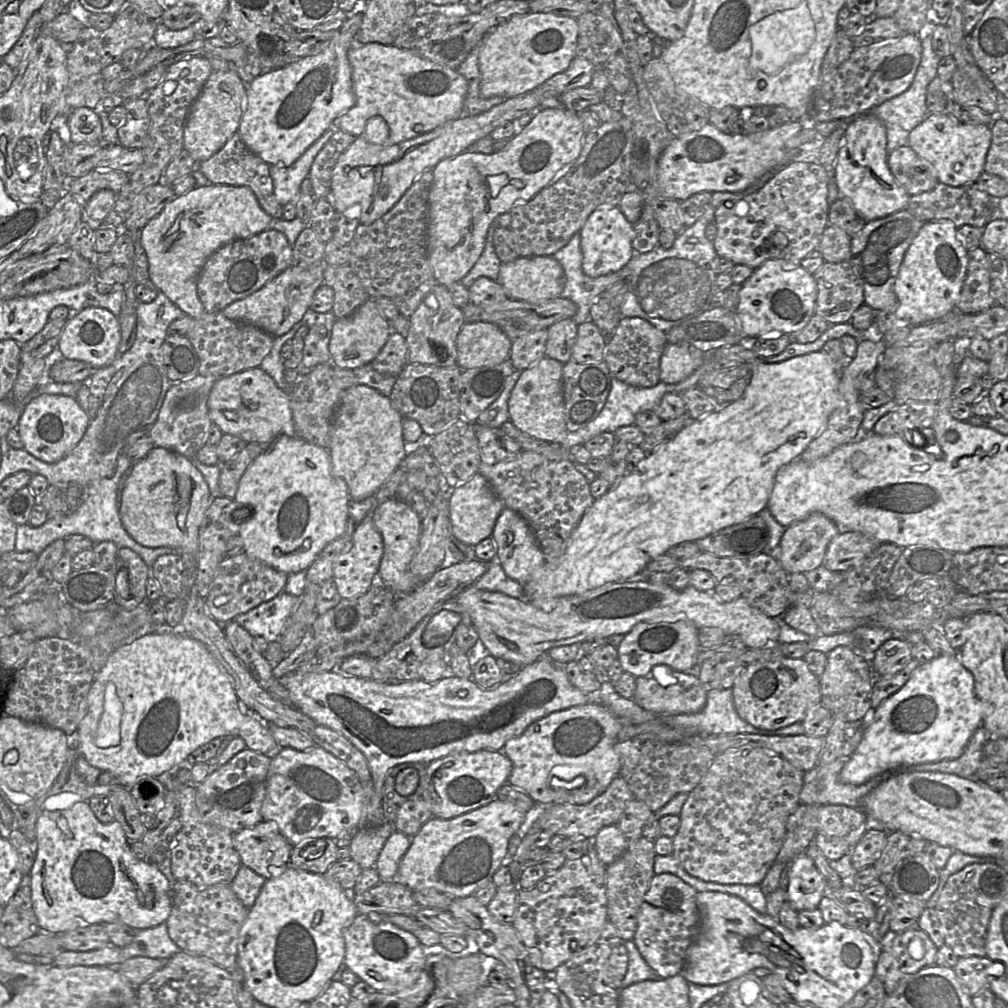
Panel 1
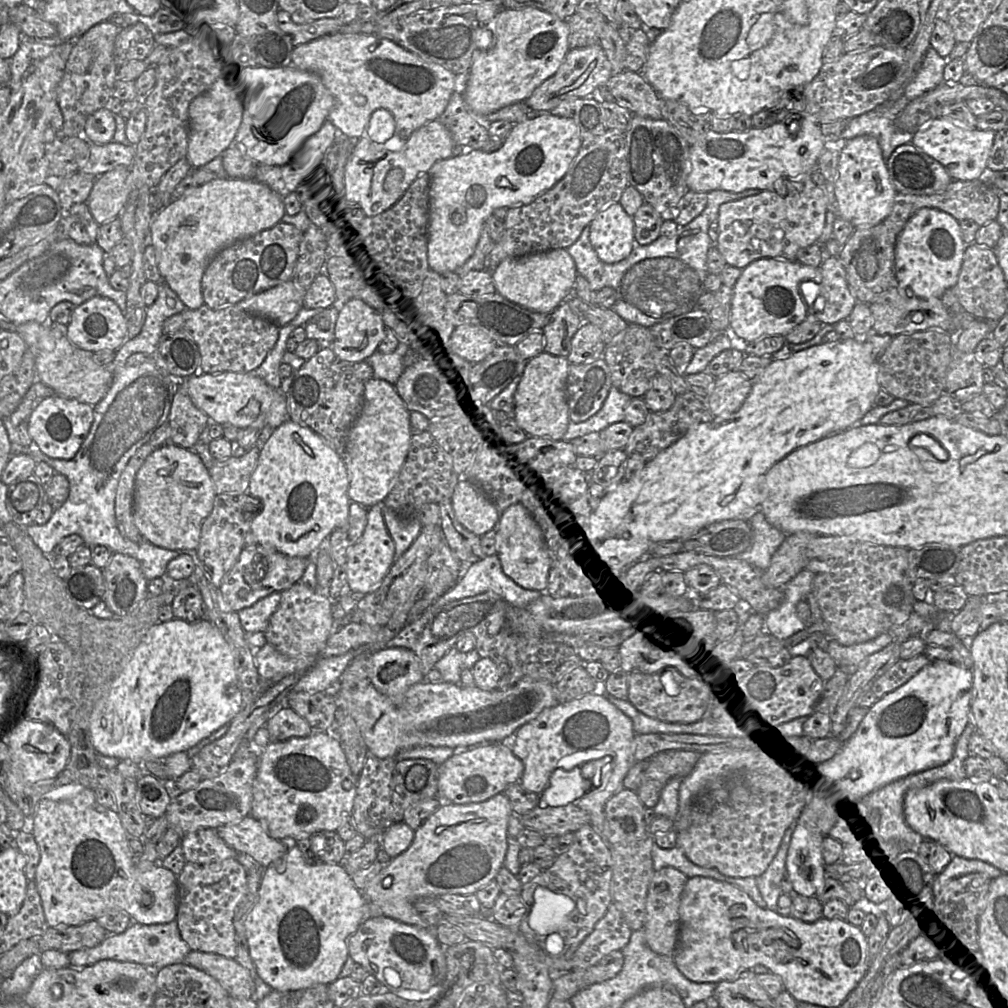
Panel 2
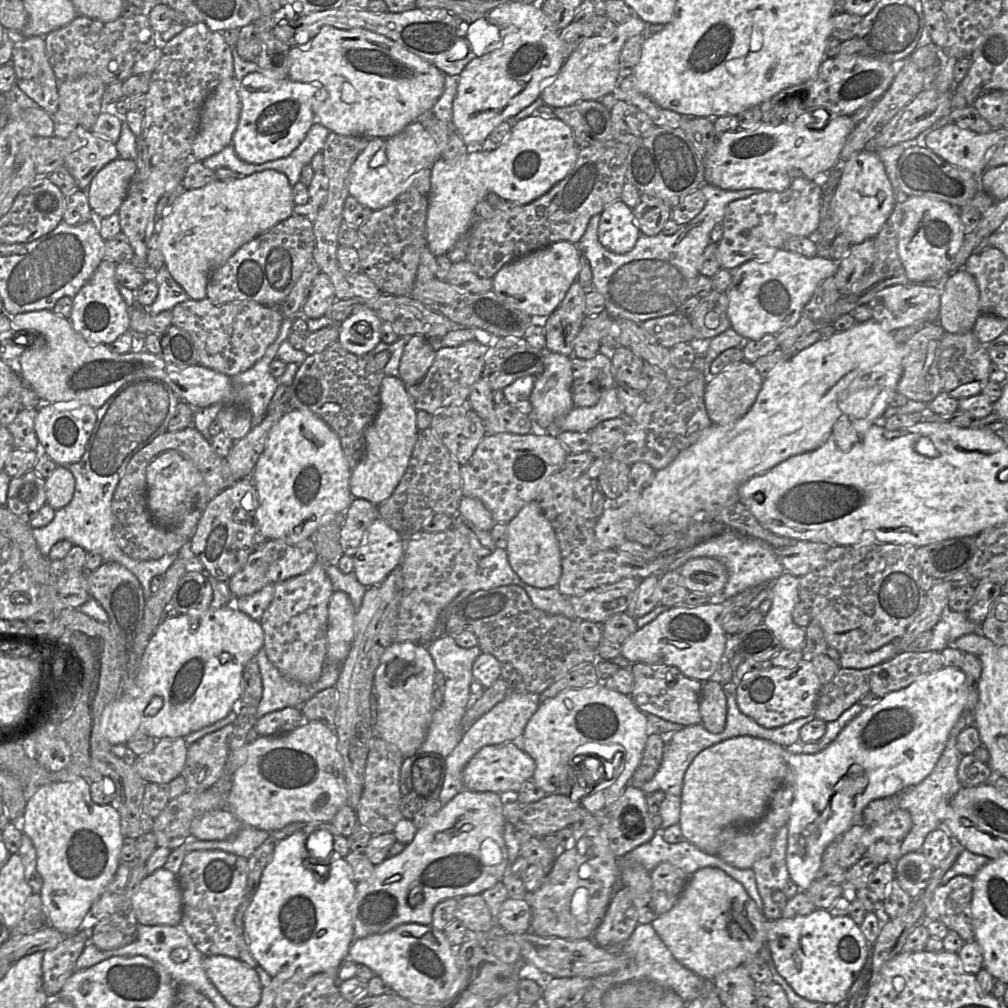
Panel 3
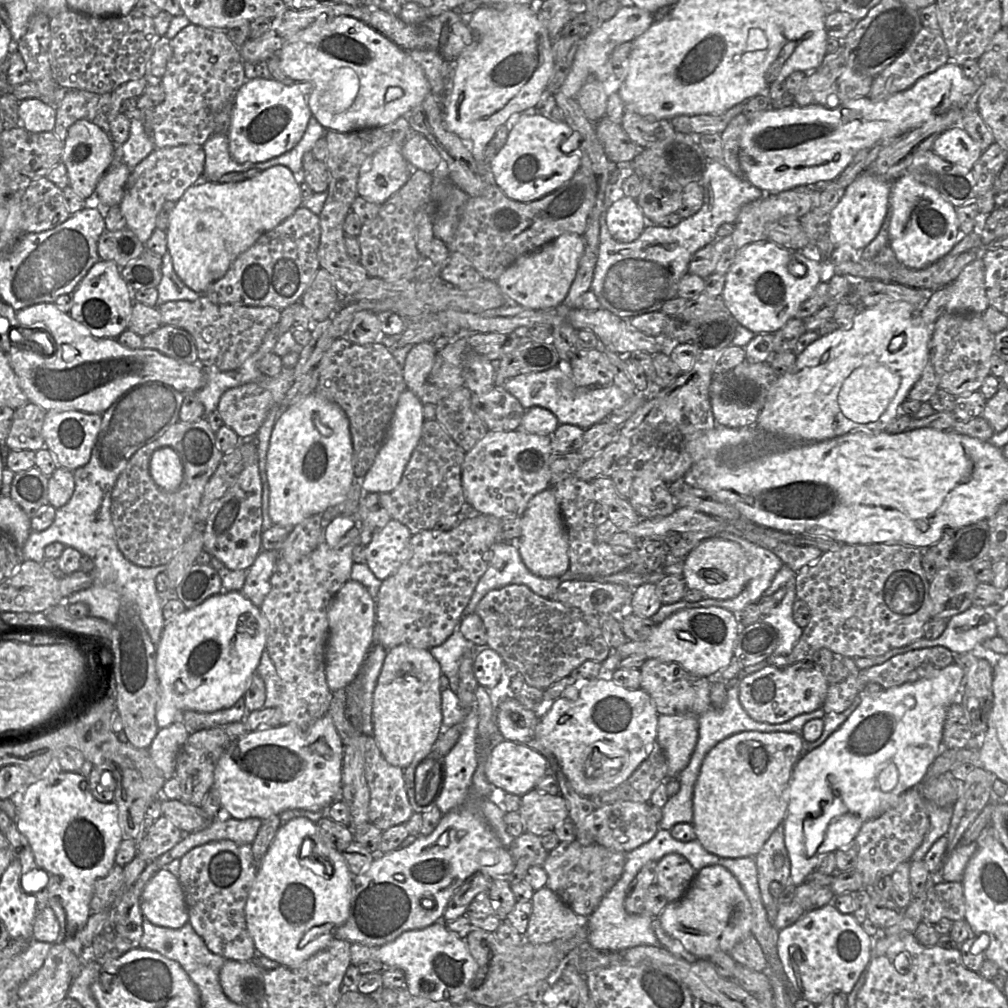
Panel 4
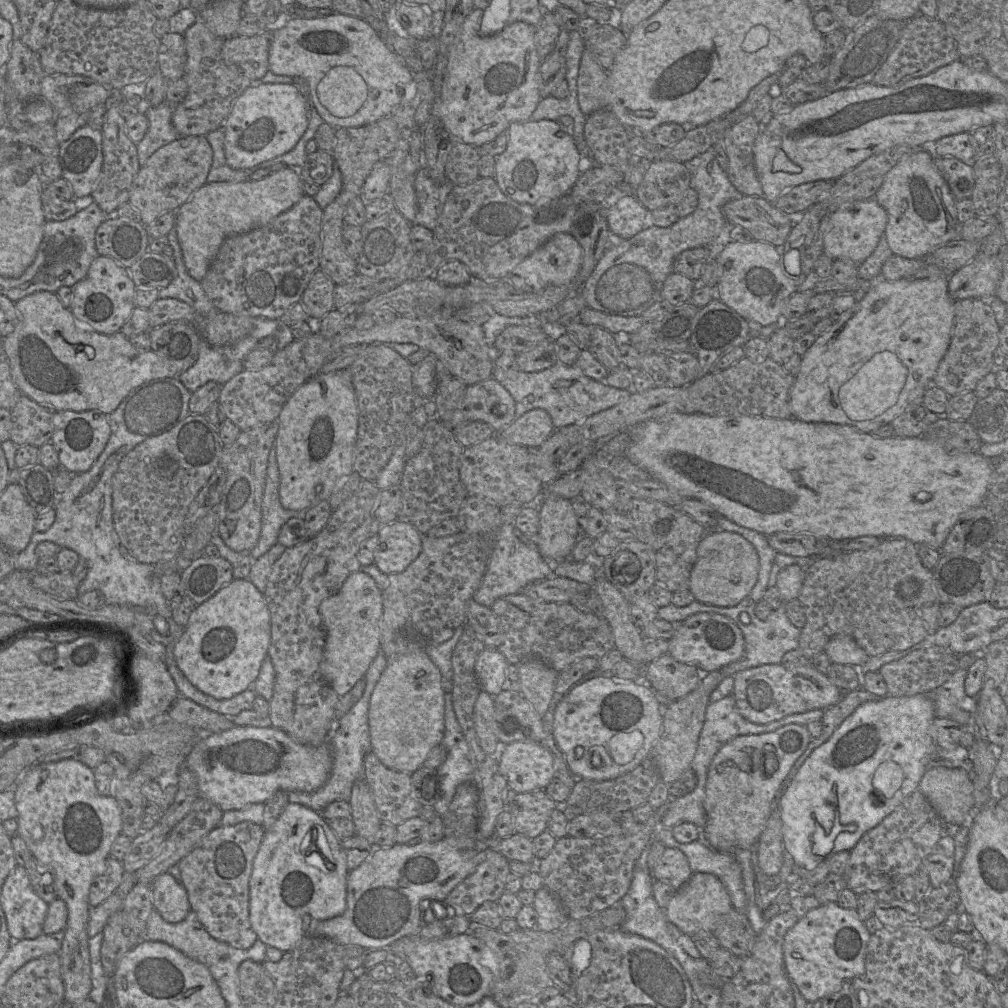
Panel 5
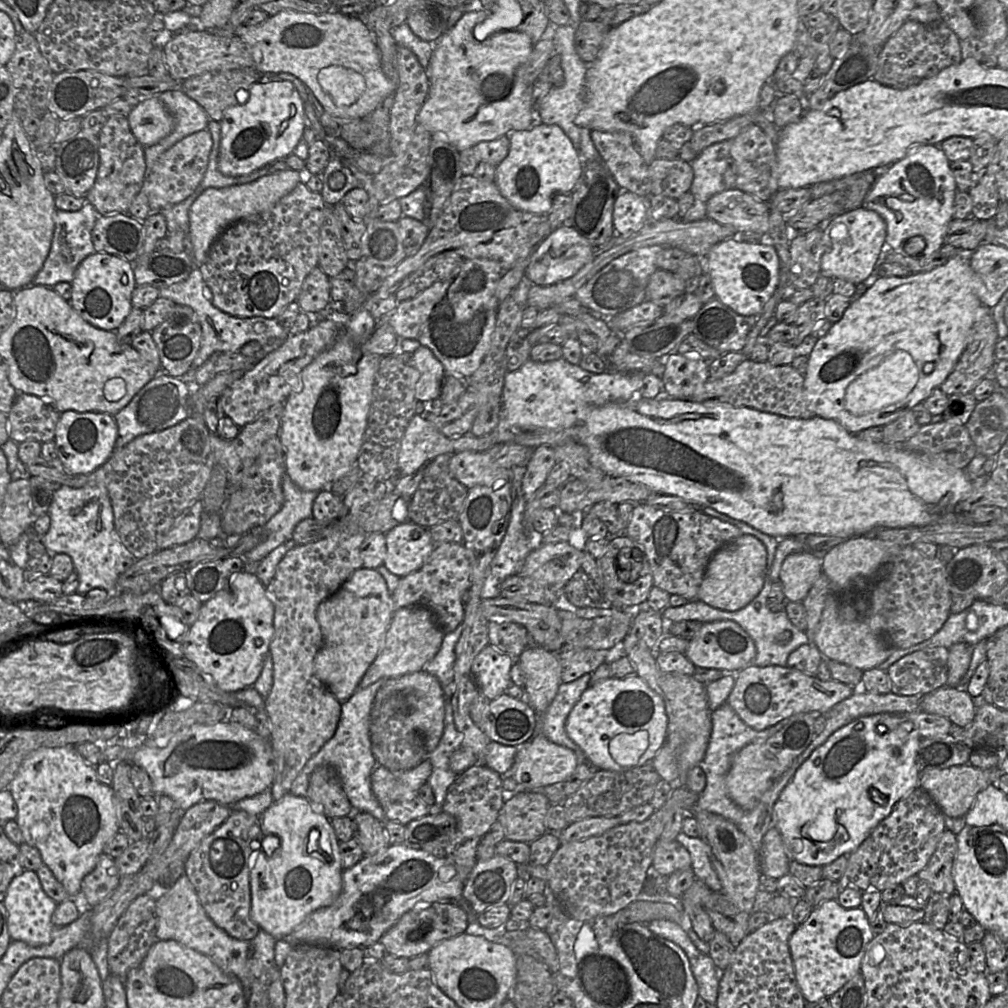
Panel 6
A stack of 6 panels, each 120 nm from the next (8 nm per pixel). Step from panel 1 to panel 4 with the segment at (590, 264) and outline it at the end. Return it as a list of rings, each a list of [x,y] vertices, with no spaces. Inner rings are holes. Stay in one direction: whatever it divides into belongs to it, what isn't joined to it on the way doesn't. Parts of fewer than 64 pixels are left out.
[[[624,196],[613,202],[605,215],[606,226],[618,242],[636,240],[645,228],[645,216],[636,199]]]

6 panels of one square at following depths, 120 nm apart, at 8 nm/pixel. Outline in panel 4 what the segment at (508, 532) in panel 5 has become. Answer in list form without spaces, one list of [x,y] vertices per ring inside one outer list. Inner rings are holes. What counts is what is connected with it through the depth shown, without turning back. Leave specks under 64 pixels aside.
[[[494,543],[487,551],[487,564],[463,616],[473,613],[479,601],[493,589],[522,584],[535,594],[552,599],[561,583],[559,577],[542,578],[530,572],[523,563],[518,548],[511,544]]]

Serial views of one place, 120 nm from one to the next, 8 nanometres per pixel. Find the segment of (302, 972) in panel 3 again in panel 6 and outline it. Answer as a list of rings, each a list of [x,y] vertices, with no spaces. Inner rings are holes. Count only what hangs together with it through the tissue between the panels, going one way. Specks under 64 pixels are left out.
[[[289,792],[285,794],[280,800],[273,801],[273,803],[259,817],[261,822],[261,828],[265,836],[268,835],[277,836],[280,840],[280,845],[275,851],[275,853],[271,857],[268,857],[265,855],[261,843],[260,849],[258,851],[253,852],[253,855],[251,857],[251,870],[250,870],[251,918],[259,926],[261,930],[267,932],[268,934],[273,936],[276,940],[289,939],[290,934],[292,933],[294,928],[297,927],[299,924],[301,924],[308,915],[310,915],[312,912],[314,912],[319,908],[331,905],[339,896],[342,890],[342,873],[344,870],[341,863],[341,854],[339,849],[340,841],[338,840],[335,834],[335,831],[331,824],[331,820],[320,809],[318,809],[314,804],[312,804],[307,797],[295,796]],[[314,828],[318,830],[326,830],[328,832],[332,849],[332,859],[330,856],[328,856],[327,858],[323,857],[322,861],[317,855],[308,853],[308,841],[312,842],[312,847],[316,846],[316,843],[313,840],[310,840],[309,838],[310,831]]]

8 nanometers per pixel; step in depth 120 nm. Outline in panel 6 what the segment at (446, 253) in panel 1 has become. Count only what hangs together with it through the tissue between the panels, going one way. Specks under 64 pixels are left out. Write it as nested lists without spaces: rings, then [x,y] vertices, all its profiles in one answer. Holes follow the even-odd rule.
[[[537,123],[526,130],[515,130],[509,139],[509,152],[496,166],[495,183],[515,208],[544,215],[559,194],[572,193],[582,174],[581,155],[562,128]]]

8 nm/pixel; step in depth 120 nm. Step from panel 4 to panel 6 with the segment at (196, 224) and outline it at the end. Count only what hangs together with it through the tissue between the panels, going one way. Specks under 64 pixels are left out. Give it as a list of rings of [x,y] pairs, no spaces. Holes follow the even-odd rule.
[[[288,169],[265,175],[253,182],[224,188],[207,188],[193,202],[189,210],[188,238],[192,247],[193,263],[198,268],[216,238],[231,224],[249,217],[269,213],[285,195],[301,182],[299,171]]]

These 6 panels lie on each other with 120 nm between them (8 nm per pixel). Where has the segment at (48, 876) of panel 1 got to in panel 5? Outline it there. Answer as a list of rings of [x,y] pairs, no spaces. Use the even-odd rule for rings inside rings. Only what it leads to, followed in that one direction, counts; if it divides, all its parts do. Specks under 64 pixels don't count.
[[[77,758],[36,763],[21,775],[13,788],[18,812],[18,834],[27,843],[33,858],[52,874],[57,898],[63,900],[67,906],[67,923],[63,930],[64,938],[59,951],[64,981],[64,1000],[70,1003],[84,1001],[89,998],[92,989],[88,945],[89,892],[93,880],[106,872],[112,845],[121,834],[121,809],[114,797],[99,794],[93,769]],[[169,872],[159,875],[153,881],[151,893],[154,909],[166,922],[181,922],[190,911],[185,888]]]

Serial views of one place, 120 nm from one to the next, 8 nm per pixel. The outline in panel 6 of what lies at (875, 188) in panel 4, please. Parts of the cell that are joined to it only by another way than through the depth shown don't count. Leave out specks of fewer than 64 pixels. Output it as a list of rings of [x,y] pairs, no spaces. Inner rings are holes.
[[[859,207],[834,216],[823,232],[821,272],[831,278],[842,278],[854,285],[863,283],[873,272],[886,238],[886,223],[875,211]]]

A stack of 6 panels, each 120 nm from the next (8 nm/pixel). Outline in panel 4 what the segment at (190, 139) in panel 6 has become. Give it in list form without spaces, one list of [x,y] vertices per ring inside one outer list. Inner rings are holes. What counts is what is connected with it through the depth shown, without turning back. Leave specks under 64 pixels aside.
[[[187,144],[154,149],[132,169],[119,208],[126,219],[126,227],[142,243],[146,244],[157,228],[156,218],[165,202],[177,202],[190,186],[200,180],[206,180],[203,177],[204,164],[203,146]]]

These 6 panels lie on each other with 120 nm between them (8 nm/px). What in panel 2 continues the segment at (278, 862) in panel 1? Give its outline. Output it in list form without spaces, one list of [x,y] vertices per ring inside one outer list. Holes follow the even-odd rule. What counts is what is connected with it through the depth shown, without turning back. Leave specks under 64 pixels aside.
[[[252,816],[217,828],[219,836],[236,852],[247,855],[262,868],[280,859],[288,848],[269,836],[263,825]]]

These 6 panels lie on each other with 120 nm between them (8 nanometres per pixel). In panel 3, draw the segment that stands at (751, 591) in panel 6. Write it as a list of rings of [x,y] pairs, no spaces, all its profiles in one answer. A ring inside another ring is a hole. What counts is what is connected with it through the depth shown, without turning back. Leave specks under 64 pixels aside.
[[[714,558],[690,559],[678,571],[687,590],[699,594],[721,594],[728,580],[726,567]]]

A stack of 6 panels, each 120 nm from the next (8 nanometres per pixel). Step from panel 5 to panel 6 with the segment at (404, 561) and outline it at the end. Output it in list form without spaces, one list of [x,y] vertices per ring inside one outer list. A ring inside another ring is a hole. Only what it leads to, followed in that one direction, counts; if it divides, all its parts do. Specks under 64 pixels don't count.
[[[406,522],[385,533],[386,555],[383,565],[394,575],[403,577],[419,569],[435,543],[429,528]]]

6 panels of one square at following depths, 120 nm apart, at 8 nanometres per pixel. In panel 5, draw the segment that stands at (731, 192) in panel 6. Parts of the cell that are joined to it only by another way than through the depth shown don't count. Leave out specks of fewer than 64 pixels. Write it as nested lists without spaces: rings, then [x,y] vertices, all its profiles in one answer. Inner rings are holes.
[[[742,195],[727,202],[722,208],[730,225],[747,229],[756,241],[783,246],[793,229],[790,215],[782,212],[764,196]]]

